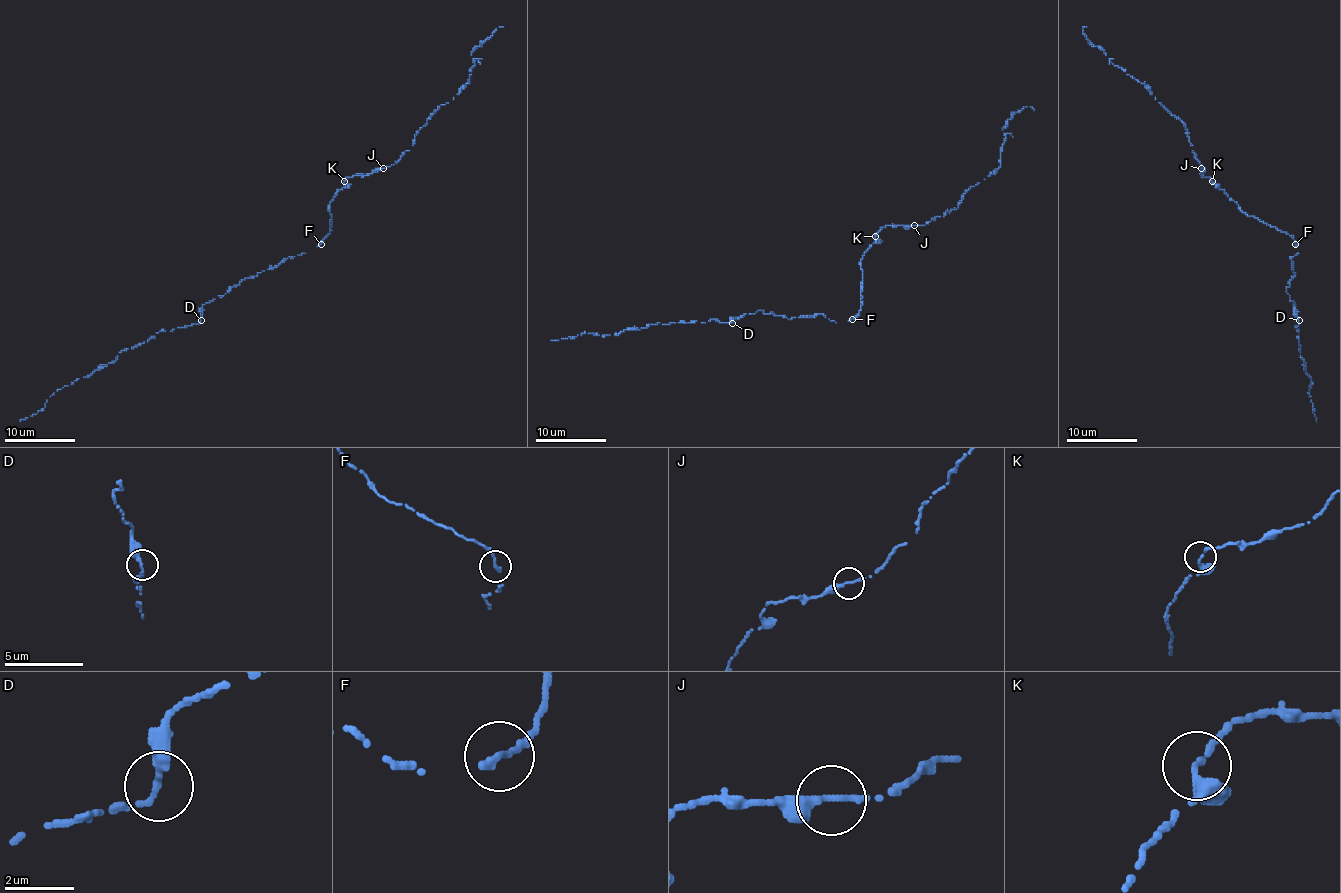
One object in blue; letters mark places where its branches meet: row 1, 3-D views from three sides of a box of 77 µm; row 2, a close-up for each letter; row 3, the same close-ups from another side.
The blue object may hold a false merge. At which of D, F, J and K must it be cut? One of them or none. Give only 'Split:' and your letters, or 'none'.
Split: none

